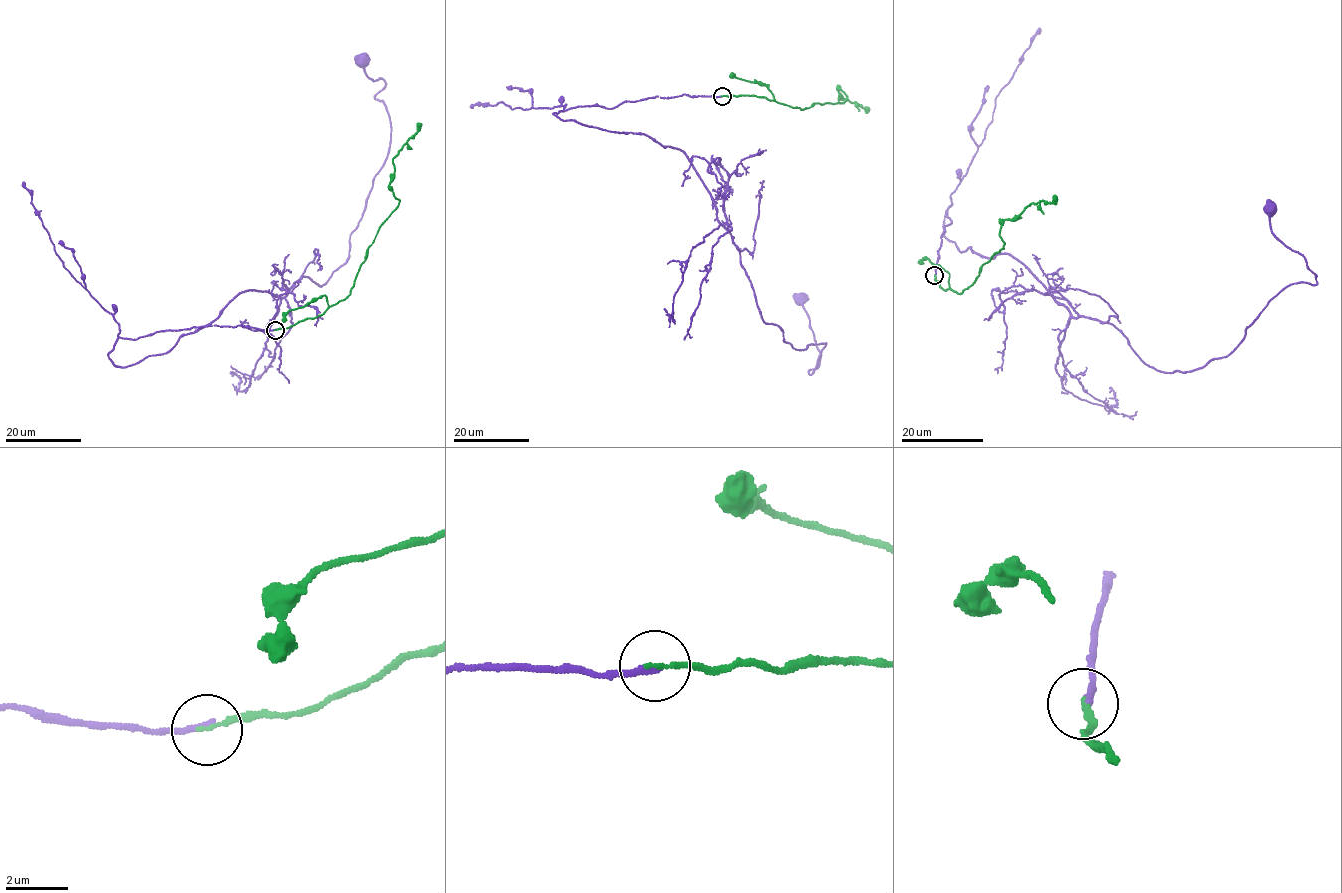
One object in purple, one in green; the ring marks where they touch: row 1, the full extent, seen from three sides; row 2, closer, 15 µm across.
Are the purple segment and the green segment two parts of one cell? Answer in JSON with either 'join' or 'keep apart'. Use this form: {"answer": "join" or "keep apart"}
{"answer": "join"}

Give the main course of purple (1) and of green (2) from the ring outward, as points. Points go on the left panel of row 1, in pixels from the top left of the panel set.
1: (276, 329), (157, 331), (108, 356), (167, 353), (242, 291), (342, 266), (390, 140), (364, 61)
2: (276, 330), (315, 318), (350, 293), (366, 250), (399, 204), (389, 185), (393, 159), (418, 122)

